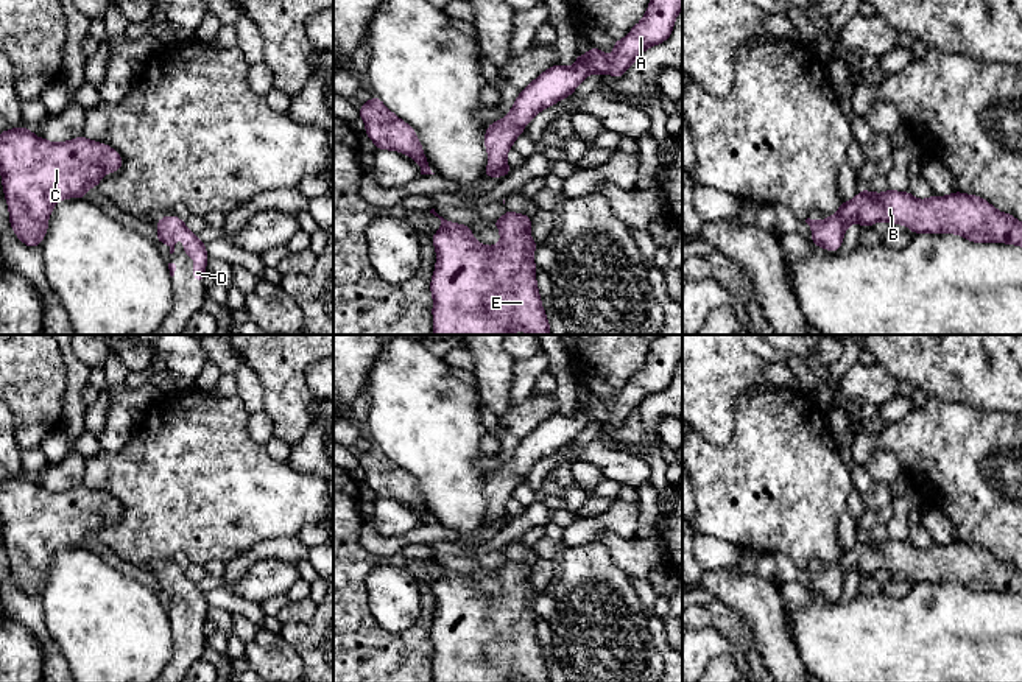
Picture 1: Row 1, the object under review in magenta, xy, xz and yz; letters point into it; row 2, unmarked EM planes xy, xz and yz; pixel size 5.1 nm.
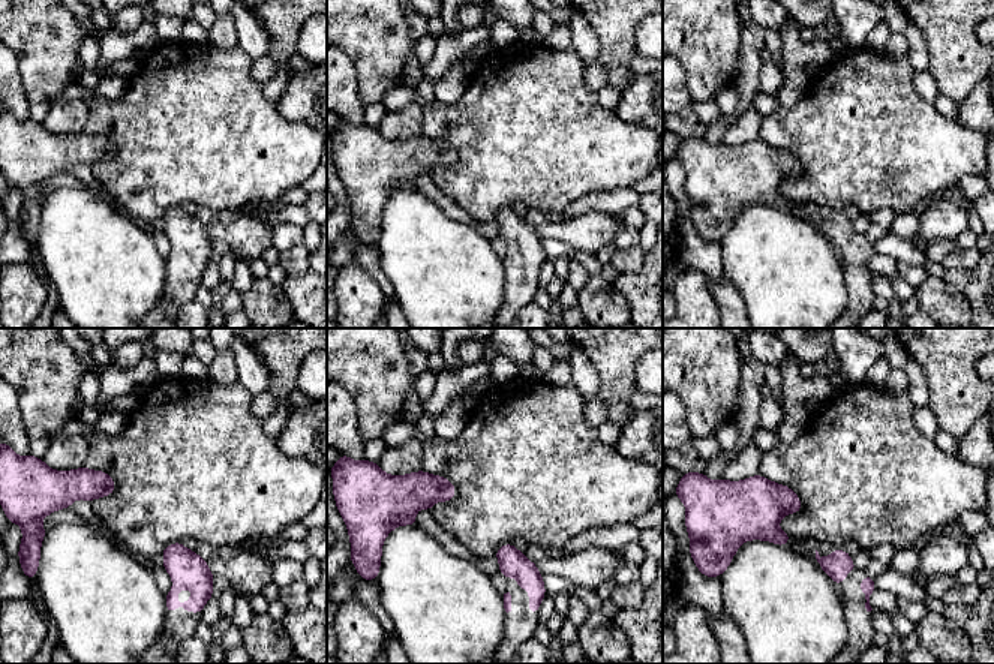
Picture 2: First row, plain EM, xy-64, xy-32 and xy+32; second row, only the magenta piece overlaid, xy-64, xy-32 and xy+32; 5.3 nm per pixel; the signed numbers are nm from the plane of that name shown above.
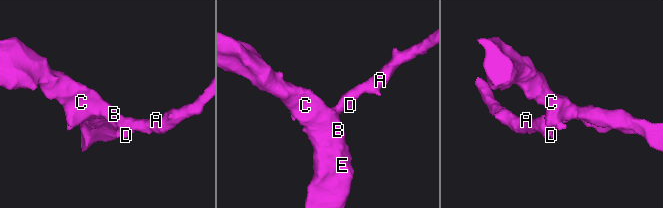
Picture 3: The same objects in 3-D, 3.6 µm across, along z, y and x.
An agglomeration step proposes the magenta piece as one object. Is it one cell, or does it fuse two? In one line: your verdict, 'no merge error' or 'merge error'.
no merge error

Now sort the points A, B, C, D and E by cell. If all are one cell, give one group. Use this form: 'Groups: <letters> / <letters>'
Groups: A B C D E

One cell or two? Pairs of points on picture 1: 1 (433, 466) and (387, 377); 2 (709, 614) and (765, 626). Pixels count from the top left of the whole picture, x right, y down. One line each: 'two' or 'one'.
1: one
2: two

